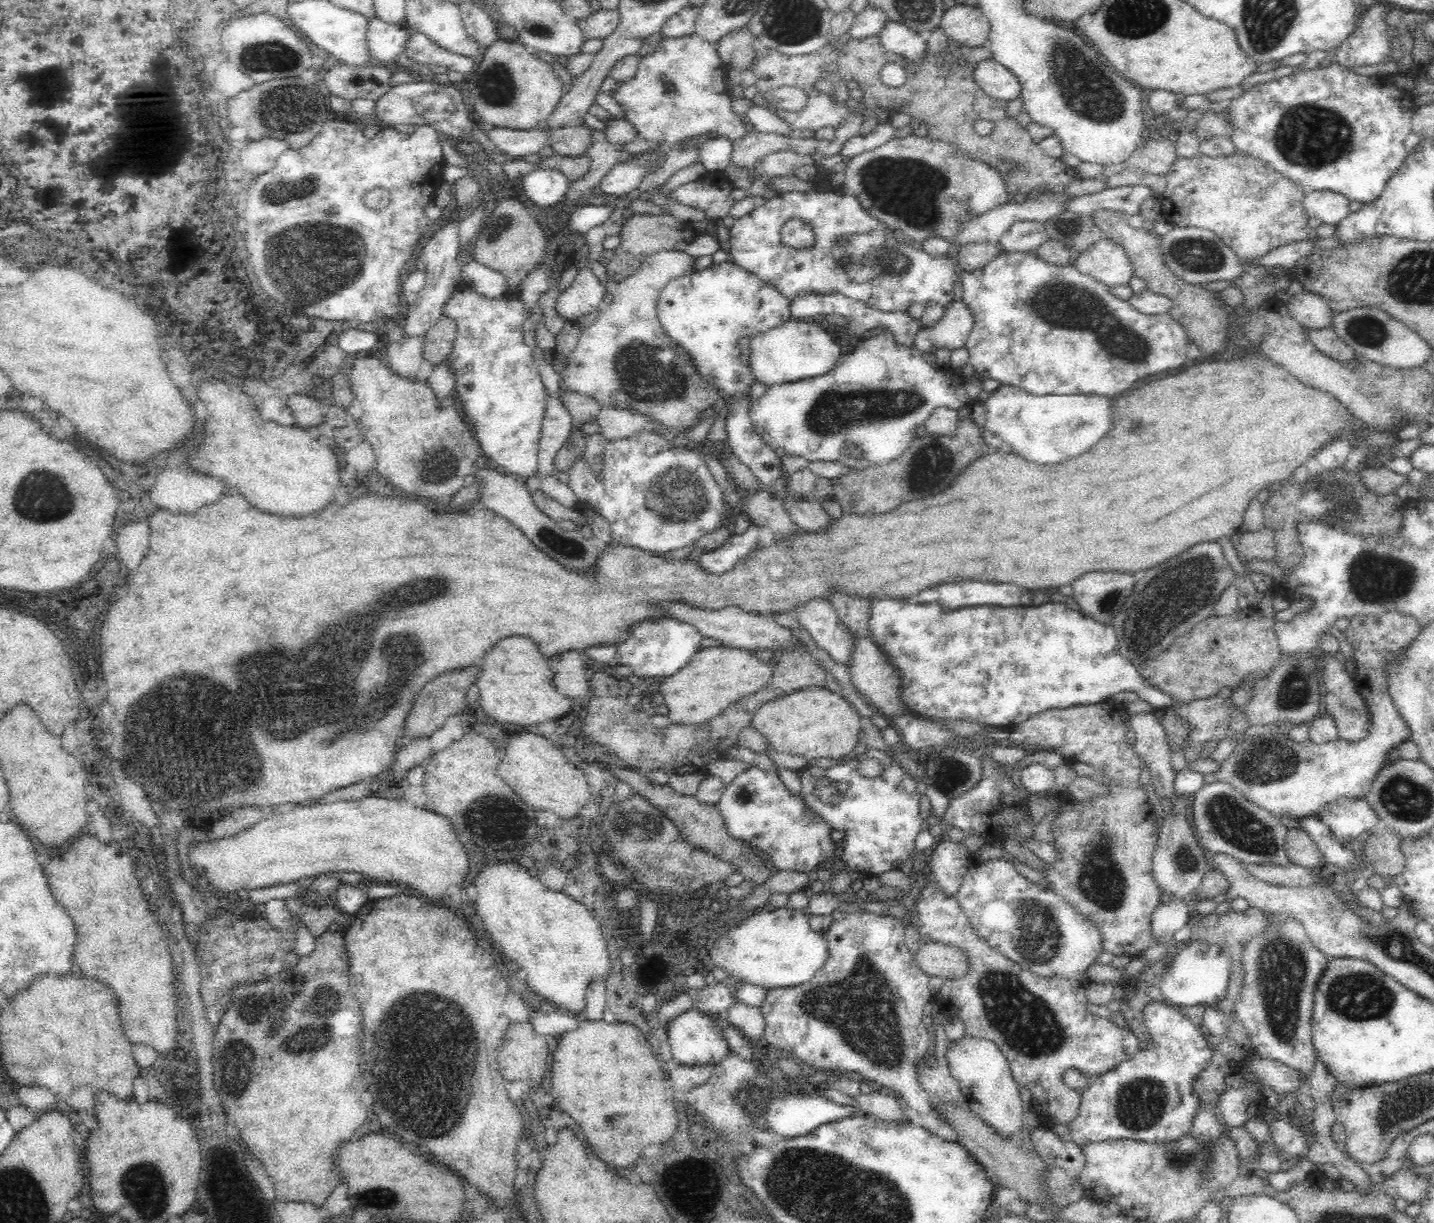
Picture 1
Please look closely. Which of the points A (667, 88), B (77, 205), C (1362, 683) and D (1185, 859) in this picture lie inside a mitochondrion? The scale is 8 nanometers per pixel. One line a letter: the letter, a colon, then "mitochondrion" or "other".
A: mitochondrion
B: other
C: other
D: mitochondrion

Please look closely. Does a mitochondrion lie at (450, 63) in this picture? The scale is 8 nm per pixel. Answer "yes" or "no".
no

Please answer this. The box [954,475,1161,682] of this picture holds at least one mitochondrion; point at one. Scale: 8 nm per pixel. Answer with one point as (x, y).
(1111, 601)

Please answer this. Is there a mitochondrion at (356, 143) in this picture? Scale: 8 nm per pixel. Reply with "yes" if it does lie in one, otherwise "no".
no

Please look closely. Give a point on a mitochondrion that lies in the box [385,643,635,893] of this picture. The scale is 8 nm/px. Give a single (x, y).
(481, 820)

